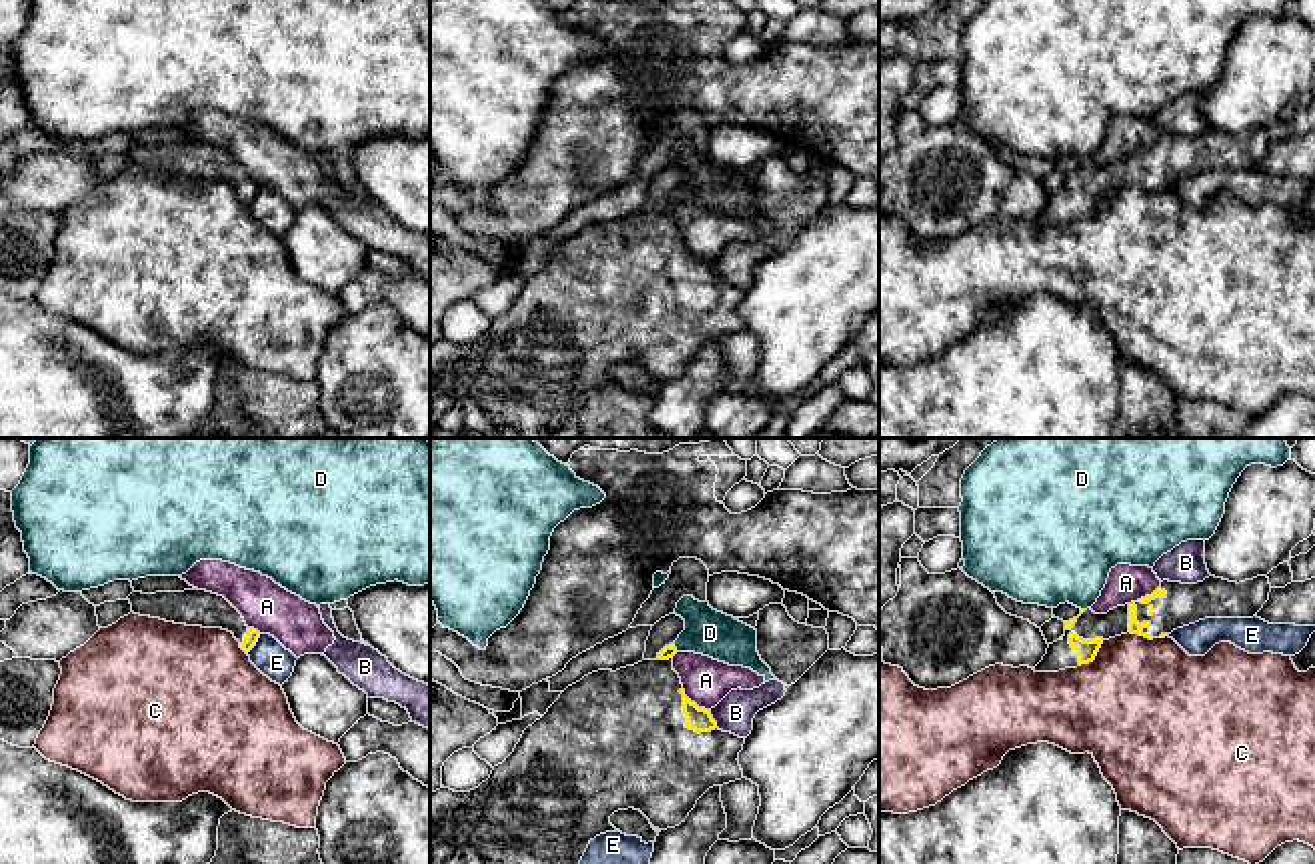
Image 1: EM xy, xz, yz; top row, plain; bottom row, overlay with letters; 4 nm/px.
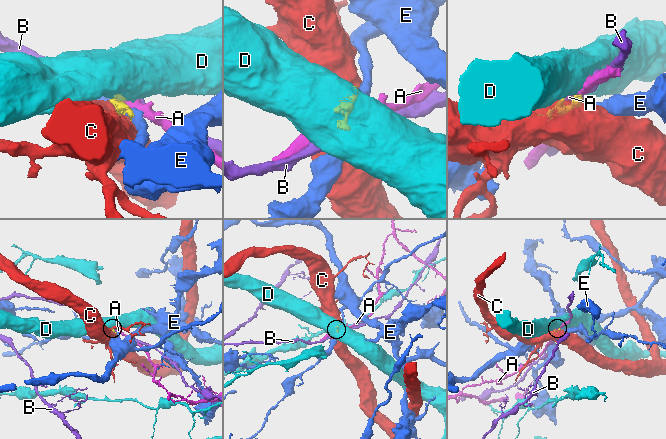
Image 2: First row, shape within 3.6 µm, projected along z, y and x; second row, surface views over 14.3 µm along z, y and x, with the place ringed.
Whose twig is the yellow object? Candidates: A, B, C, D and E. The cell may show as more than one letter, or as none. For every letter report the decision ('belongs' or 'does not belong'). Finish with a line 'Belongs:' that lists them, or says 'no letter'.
A: does not belong
B: does not belong
C: does not belong
D: does not belong
E: does not belong
Belongs: no letter

